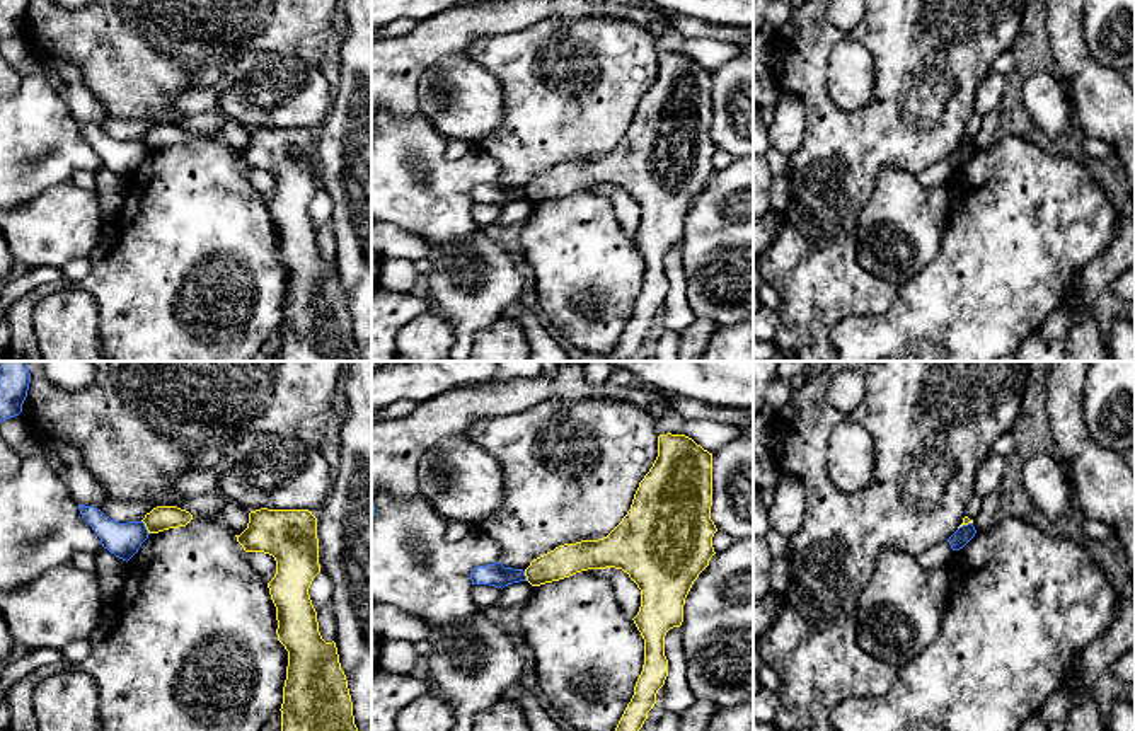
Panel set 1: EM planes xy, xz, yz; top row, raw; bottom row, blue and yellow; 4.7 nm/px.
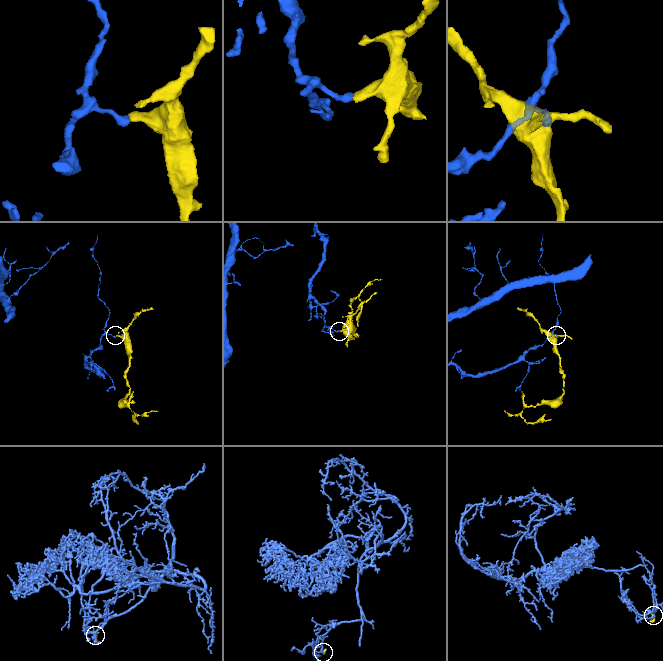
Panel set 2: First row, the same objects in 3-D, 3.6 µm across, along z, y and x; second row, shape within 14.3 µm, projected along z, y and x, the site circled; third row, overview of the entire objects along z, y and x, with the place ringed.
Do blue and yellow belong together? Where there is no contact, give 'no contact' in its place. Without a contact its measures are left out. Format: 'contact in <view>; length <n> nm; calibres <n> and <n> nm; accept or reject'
contact in xy; length 80 nm; calibres 160 and 120 nm; accept

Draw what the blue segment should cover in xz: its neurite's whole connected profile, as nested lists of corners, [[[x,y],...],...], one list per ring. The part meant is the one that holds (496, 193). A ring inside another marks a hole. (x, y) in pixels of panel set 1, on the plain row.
[[[660,53],[658,75],[639,101],[631,128],[622,140],[603,157],[564,162],[533,177],[523,187],[504,186],[501,181],[479,184],[470,189],[472,203],[504,206],[528,199],[532,204],[559,199],[588,187],[615,186],[629,193],[641,208],[641,225],[632,237],[644,257],[644,283],[636,300],[634,314],[627,322],[615,349],[614,361],[627,361],[648,337],[656,322],[656,312],[668,295],[665,254],[683,240],[685,216],[716,172],[712,155],[717,150],[711,138],[712,124],[712,72],[685,53]]]

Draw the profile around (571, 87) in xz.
[[[612,17],[581,20],[542,20],[520,32],[484,36],[467,55],[499,82],[504,109],[499,126],[475,150],[489,153],[499,165],[504,186],[527,187],[530,181],[559,164],[607,155],[631,128],[639,101],[658,75],[656,36],[648,29]]]

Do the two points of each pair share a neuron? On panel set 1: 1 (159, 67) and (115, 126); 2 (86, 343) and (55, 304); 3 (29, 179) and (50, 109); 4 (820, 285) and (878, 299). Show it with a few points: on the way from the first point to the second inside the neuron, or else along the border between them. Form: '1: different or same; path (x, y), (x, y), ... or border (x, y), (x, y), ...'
1: different; border (111, 116), (121, 120), (152, 118), (157, 123)
2: same; path (75, 333), (57, 314)
3: same; path (24, 162), (24, 147), (31, 140), (34, 126)
4: same; path (834, 287), (864, 293)

